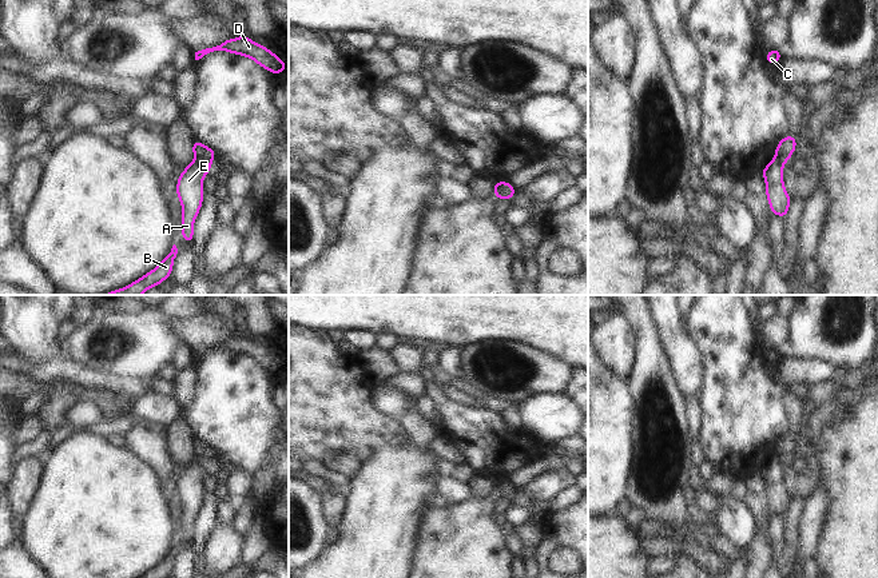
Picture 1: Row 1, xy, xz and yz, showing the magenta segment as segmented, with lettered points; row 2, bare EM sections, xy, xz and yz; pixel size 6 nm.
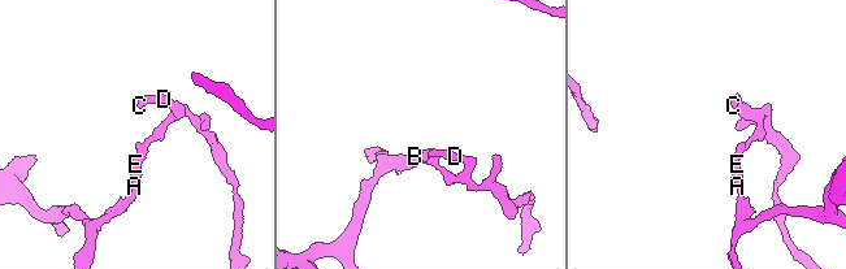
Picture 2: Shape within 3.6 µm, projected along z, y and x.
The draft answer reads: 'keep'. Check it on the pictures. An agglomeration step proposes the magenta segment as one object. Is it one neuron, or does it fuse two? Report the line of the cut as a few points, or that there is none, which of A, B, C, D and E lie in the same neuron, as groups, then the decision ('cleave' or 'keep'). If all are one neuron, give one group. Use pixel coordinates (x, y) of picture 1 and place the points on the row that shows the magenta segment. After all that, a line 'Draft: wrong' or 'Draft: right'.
cut xy (195, 156), (210, 164); groups A B E / C D; cleave
Draft: wrong

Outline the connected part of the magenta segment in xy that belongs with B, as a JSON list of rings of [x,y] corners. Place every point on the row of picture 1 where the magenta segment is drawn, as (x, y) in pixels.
[[[174,244],[168,255],[154,270],[148,271],[144,276],[140,276],[131,284],[127,284],[120,290],[106,292],[103,295],[142,295],[151,287],[158,287],[163,280],[171,276],[176,254],[178,248]]]

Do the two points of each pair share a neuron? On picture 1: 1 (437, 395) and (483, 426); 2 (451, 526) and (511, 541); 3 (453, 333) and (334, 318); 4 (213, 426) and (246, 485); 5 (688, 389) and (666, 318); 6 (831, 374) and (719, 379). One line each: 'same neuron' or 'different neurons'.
1: same neuron
2: different neurons
3: same neuron
4: different neurons
5: same neuron
6: same neuron

